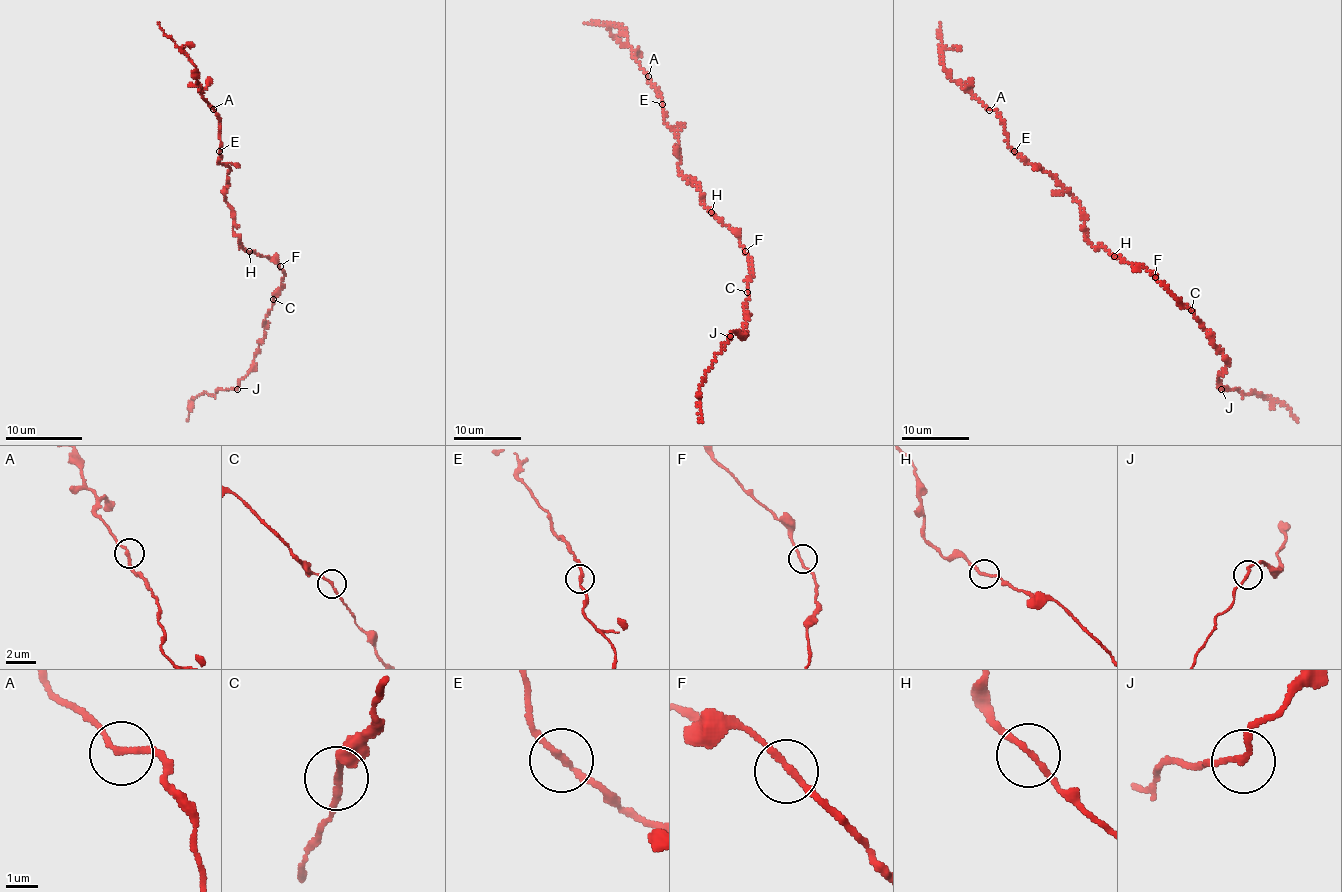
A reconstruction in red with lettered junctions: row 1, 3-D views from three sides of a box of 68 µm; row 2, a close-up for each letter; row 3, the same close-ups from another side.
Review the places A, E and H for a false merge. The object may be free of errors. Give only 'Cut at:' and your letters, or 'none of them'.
Cut at: none of them

